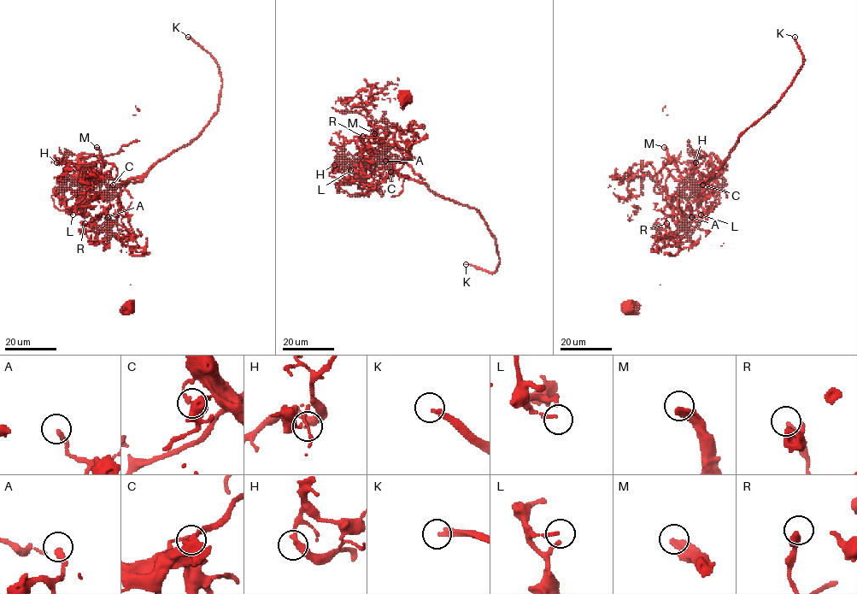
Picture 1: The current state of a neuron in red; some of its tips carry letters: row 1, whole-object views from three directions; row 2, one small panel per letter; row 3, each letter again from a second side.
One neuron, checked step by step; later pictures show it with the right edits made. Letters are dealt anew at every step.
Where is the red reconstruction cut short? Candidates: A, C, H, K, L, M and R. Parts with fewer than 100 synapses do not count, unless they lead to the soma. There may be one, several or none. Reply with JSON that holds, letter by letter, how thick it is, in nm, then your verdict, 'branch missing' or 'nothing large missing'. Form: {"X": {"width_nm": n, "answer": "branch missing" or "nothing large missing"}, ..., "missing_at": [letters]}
{"A": {"width_nm": 240, "answer": "nothing large missing"}, "C": {"width_nm": 180, "answer": "nothing large missing"}, "H": {"width_nm": 300, "answer": "nothing large missing"}, "K": {"width_nm": 260, "answer": "branch missing"}, "L": {"width_nm": 150, "answer": "nothing large missing"}, "M": {"width_nm": 320, "answer": "branch missing"}, "R": {"width_nm": 320, "answer": "nothing large missing"}, "missing_at": ["K", "M"]}

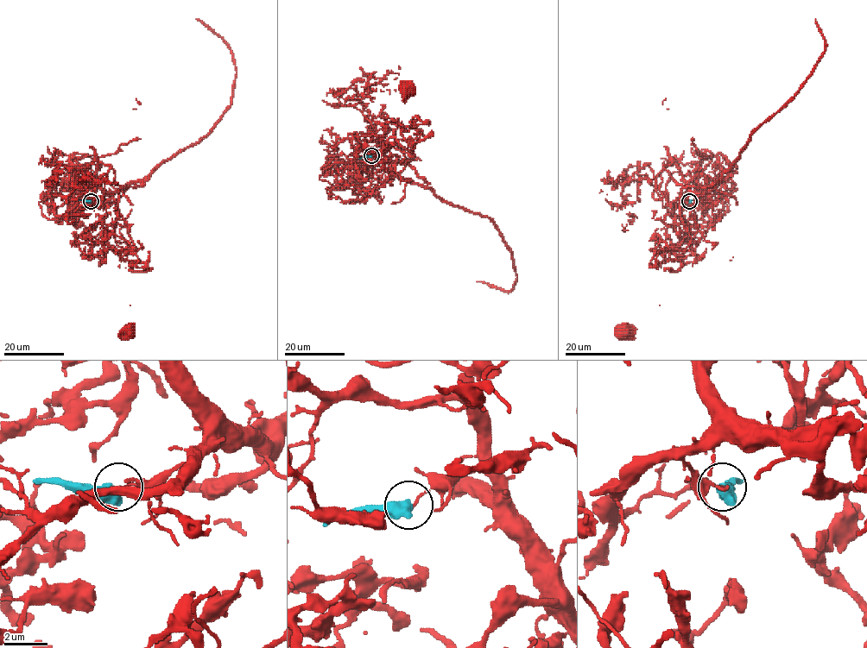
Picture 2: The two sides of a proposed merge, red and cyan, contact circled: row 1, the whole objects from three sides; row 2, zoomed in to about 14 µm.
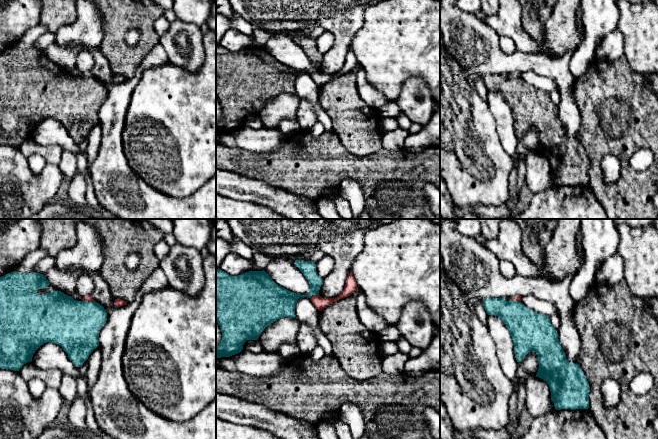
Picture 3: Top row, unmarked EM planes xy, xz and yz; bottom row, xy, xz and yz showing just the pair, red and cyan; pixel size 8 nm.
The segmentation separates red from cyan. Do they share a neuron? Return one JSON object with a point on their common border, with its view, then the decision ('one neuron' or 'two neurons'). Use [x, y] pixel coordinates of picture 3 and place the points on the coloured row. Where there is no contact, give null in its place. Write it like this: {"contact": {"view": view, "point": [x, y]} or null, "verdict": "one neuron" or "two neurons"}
{"contact": {"view": "xz", "point": [314, 295]}, "verdict": "two neurons"}

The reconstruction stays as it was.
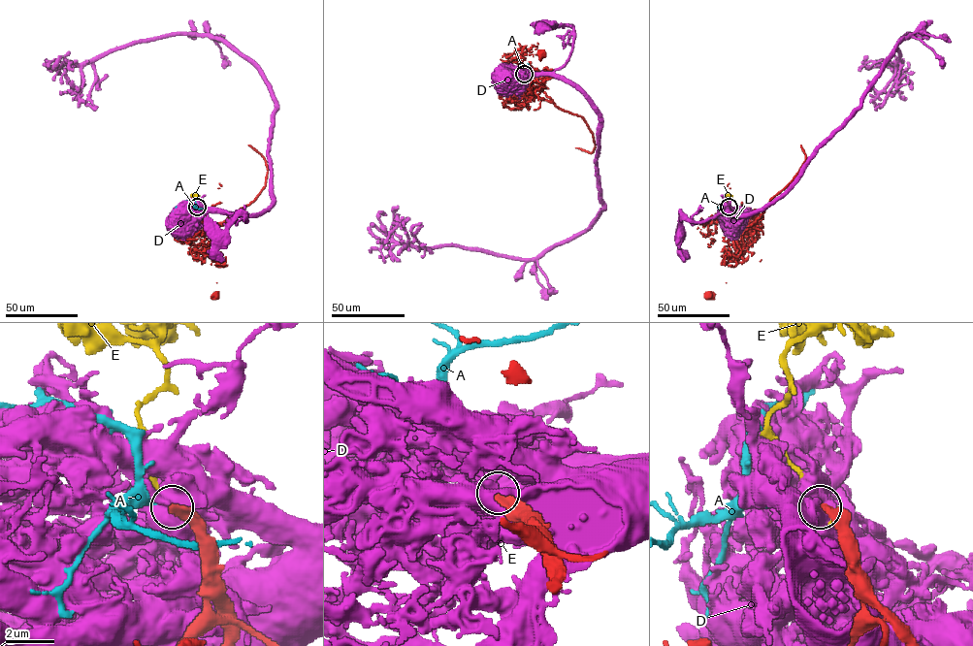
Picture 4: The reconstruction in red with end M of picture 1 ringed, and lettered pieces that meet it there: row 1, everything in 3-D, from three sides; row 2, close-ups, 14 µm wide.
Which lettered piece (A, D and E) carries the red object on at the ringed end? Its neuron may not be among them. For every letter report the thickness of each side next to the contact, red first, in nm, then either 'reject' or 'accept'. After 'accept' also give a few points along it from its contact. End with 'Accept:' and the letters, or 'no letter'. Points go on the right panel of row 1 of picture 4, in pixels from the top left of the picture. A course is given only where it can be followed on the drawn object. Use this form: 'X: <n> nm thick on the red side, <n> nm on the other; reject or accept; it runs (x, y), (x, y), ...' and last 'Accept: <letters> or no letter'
A: 340 nm thick on the red side, 320 nm on the other; accept; it runs (729, 207), (724, 204), (726, 200), (724, 209), (737, 211)
D: 650 nm thick on the red side, 950 nm on the other; reject
E: 650 nm thick on the red side, 240 nm on the other; reject
Accept: A

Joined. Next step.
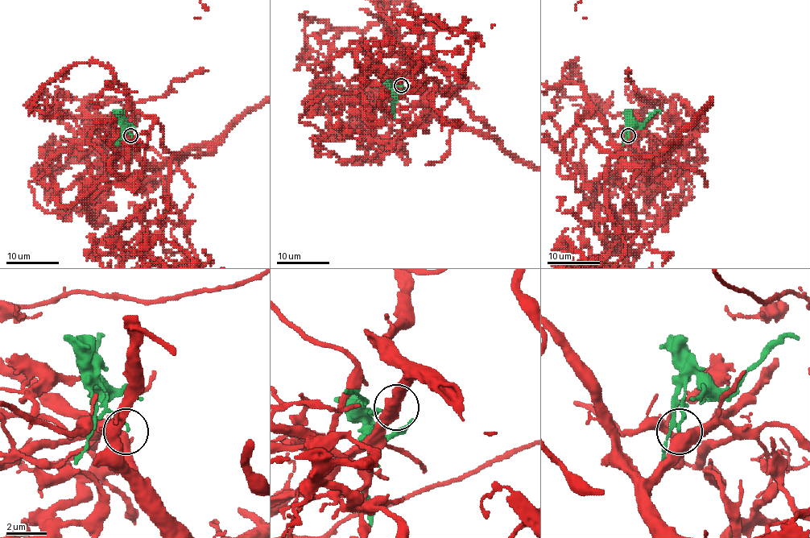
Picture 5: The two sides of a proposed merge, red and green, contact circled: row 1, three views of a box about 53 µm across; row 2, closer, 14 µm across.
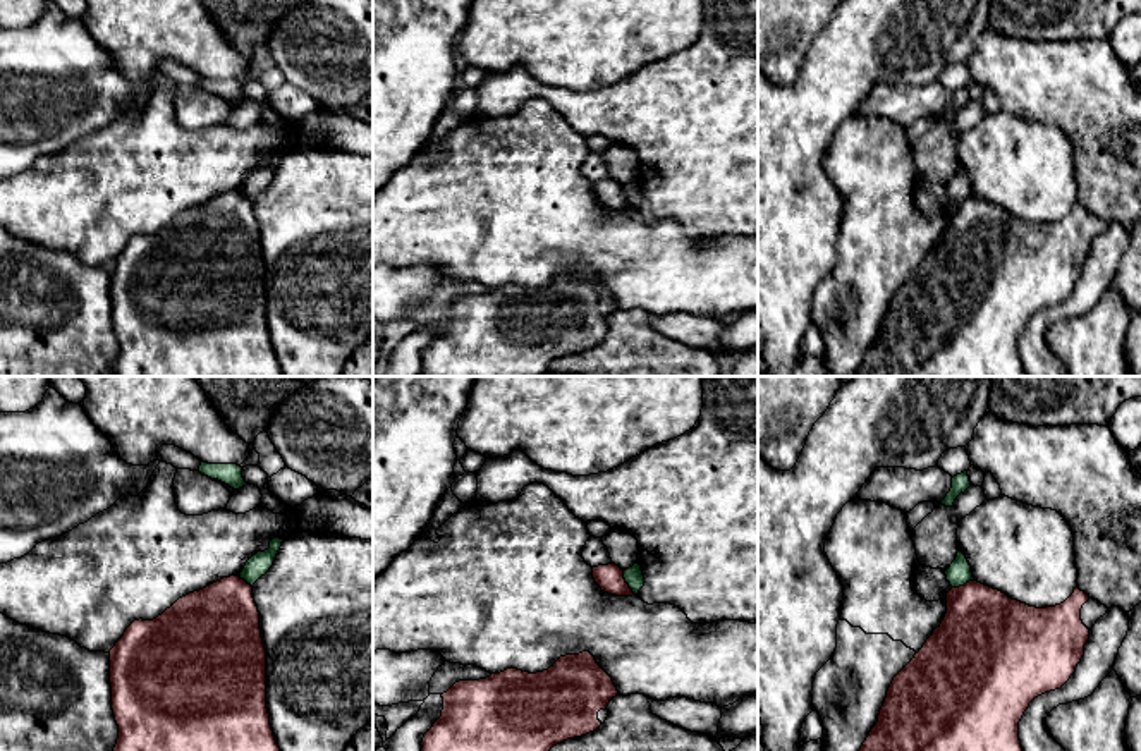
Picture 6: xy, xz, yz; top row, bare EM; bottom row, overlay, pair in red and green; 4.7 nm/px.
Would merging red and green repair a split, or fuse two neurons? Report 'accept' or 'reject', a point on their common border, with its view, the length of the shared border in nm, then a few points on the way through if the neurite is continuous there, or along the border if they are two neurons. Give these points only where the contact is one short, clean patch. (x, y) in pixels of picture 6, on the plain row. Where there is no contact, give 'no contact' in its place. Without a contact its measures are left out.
reject; contact xz (626, 198); length 130 nm; border xz (622, 186), (624, 196), (634, 208)

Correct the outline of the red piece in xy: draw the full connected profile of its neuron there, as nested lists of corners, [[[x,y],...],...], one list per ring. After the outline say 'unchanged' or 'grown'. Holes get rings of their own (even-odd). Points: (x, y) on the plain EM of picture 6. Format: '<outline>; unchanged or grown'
[[[223,192],[179,213],[153,235],[134,235],[110,265],[117,376],[284,376],[266,323],[266,265],[253,201]]]; unchanged

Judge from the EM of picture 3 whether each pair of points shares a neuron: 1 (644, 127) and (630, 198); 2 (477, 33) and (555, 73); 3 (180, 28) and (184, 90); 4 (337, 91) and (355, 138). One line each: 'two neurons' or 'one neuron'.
1: one neuron
2: one neuron
3: two neurons
4: one neuron

